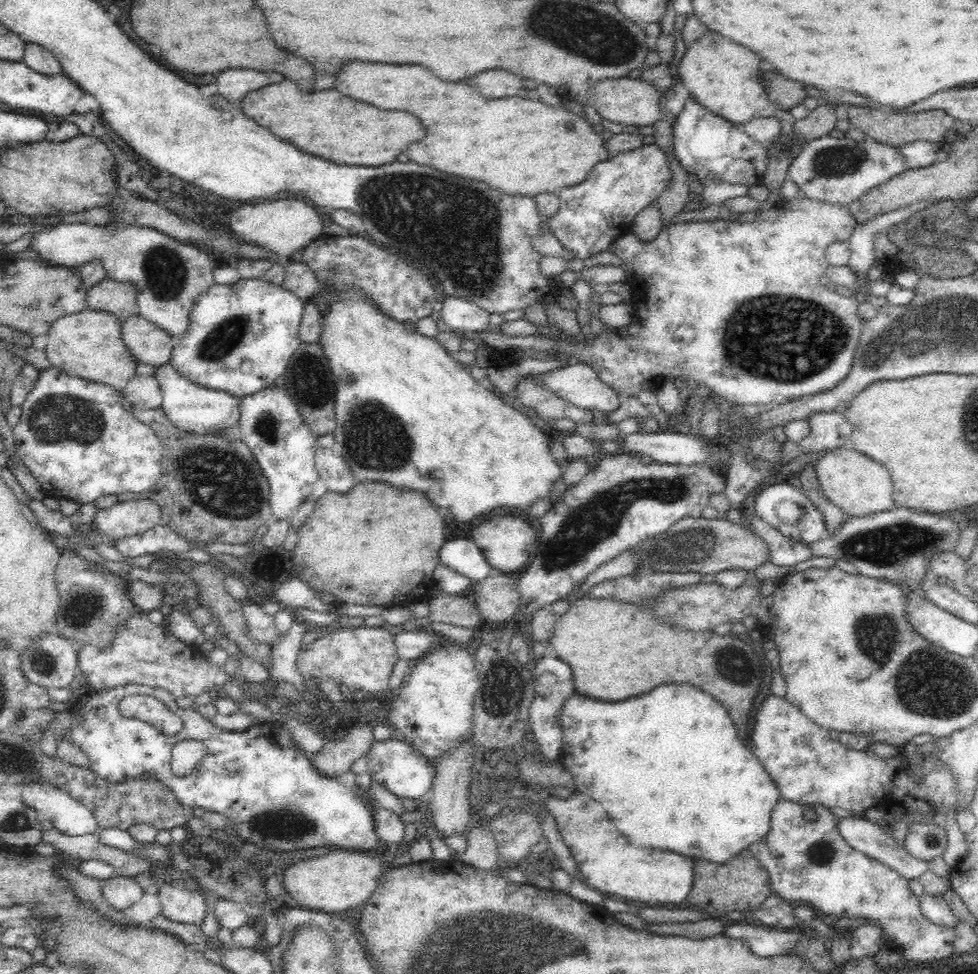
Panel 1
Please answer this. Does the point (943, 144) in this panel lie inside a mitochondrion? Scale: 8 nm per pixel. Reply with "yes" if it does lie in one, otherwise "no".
no

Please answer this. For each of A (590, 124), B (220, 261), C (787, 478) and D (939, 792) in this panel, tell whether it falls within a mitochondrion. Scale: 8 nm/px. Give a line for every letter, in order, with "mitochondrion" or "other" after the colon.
A: other
B: other
C: other
D: other

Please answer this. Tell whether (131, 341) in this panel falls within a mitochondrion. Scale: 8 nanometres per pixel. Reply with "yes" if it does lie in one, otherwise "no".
no

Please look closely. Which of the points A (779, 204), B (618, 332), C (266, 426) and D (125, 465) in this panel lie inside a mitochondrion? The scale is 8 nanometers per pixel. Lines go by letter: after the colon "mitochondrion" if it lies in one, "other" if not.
A: other
B: other
C: mitochondrion
D: other

